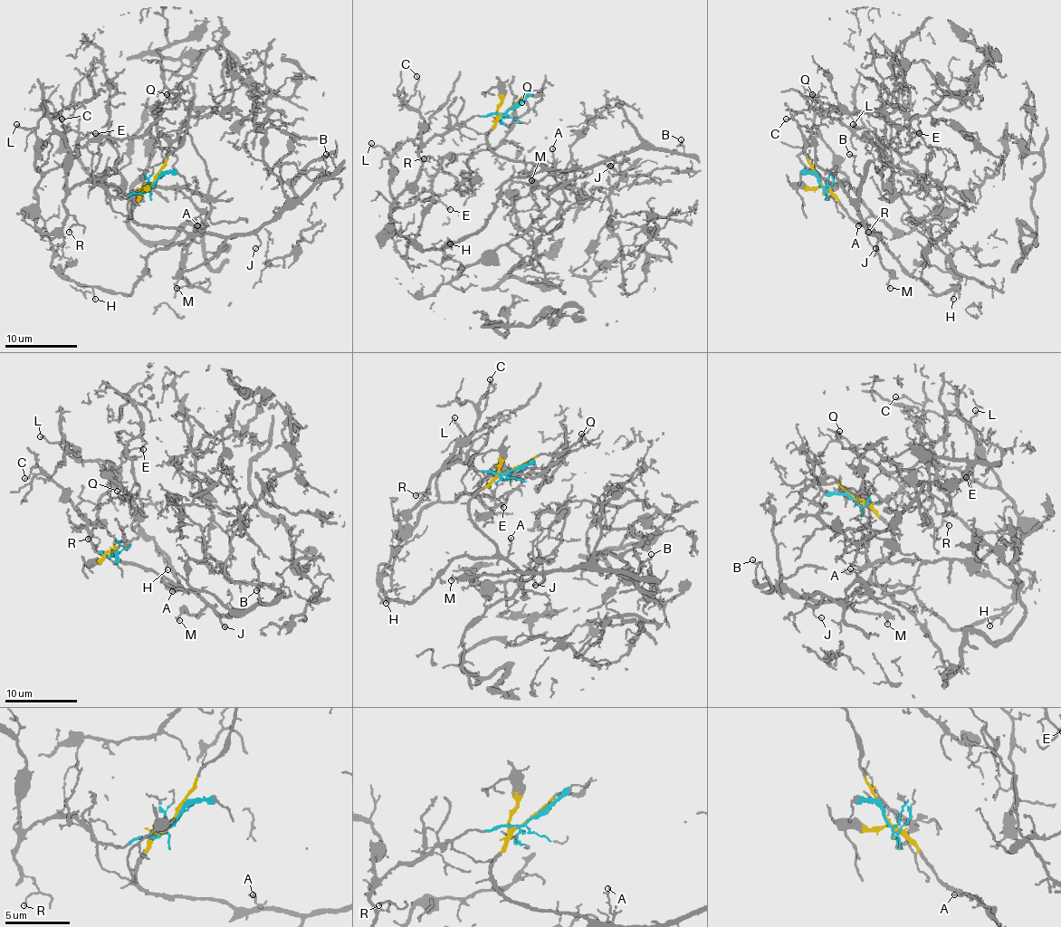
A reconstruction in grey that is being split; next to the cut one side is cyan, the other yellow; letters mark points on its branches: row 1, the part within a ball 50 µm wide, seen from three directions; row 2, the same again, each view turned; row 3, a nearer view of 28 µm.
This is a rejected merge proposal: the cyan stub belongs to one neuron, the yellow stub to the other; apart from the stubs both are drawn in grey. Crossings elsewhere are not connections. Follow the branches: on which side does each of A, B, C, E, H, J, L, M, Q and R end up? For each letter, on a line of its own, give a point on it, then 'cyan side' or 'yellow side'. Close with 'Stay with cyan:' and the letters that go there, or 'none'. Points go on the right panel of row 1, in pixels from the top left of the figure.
A: (858, 225) | yellow side
B: (849, 154) | yellow side
C: (786, 119) | cyan side
E: (919, 133) | cyan side
H: (953, 299) | yellow side
J: (875, 248) | yellow side
L: (853, 124) | cyan side
M: (890, 288) | yellow side
Q: (812, 94) | cyan side
R: (868, 232) | cyan side
Stay with cyan: C, E, L, Q, R

